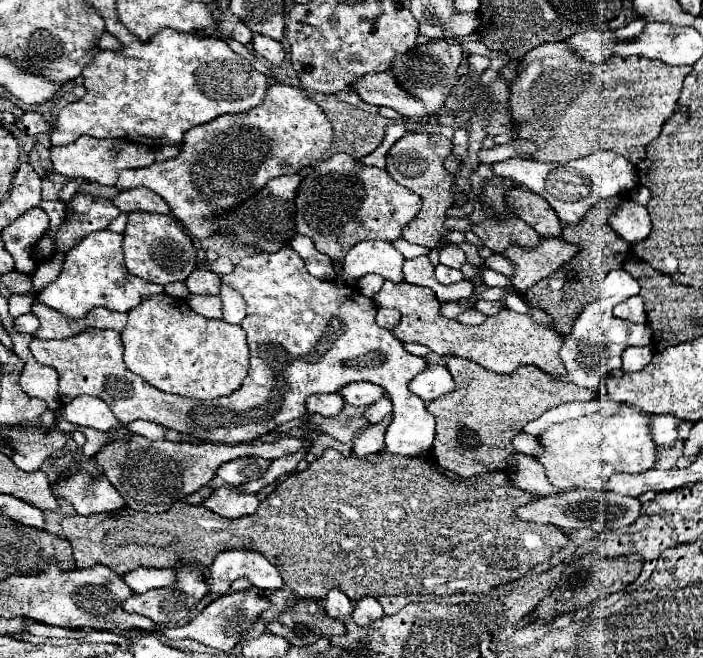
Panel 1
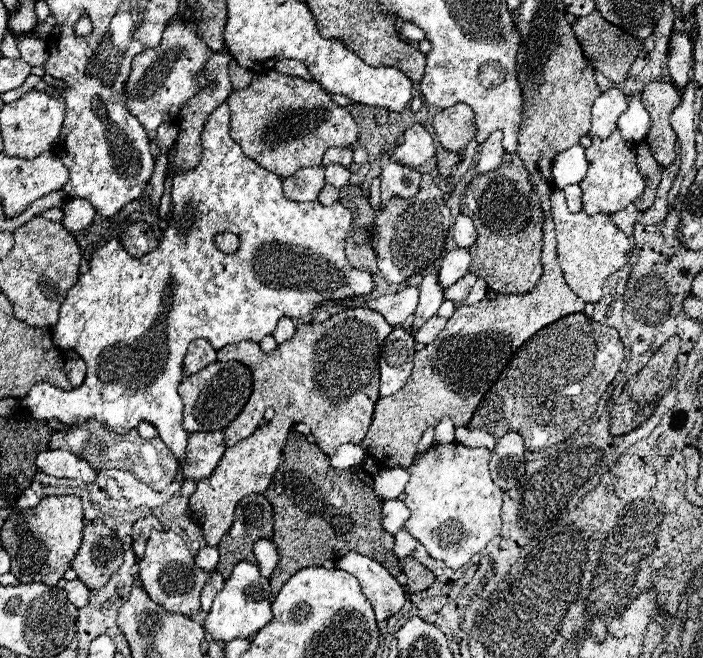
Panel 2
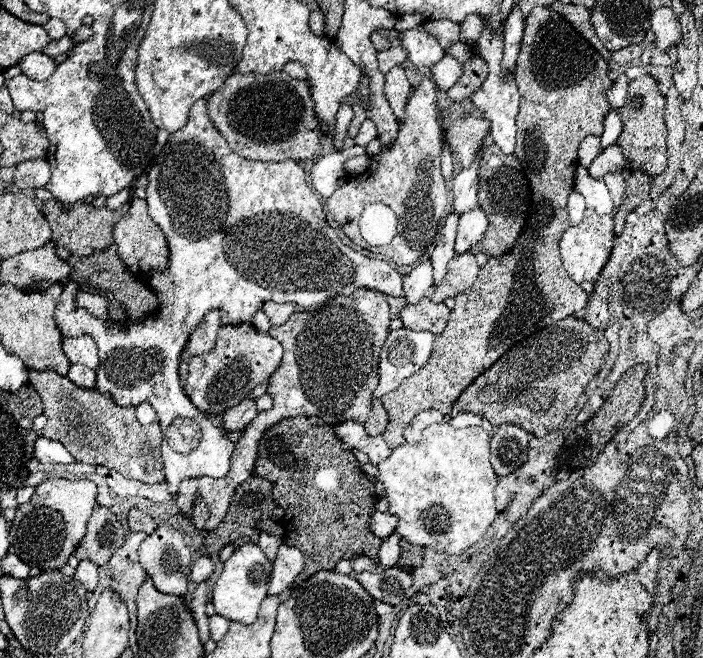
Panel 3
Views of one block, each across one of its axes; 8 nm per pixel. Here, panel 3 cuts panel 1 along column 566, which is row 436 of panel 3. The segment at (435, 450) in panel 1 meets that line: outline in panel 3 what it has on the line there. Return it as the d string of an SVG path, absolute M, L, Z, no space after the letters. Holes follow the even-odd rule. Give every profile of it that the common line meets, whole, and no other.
M536 6L526 20L514 78L522 94L514 154L530 180L538 220L526 222L512 250L504 252L500 258L488 258L488 264L478 272L478 286L466 290L466 294L458 294L448 326L436 336L430 362L382 398L390 418L382 436L392 450L406 442L402 432L418 412L436 408L442 414L450 414L462 390L516 342L544 326L582 312L588 302L582 286L566 274L558 244L562 234L570 228L566 202L574 190L572 176L578 162L578 146L586 136L600 136L604 132L604 116L610 112L604 96L612 86L608 64L564 16L550 8ZM518 286L526 294L514 294L514 298L510 298Z

